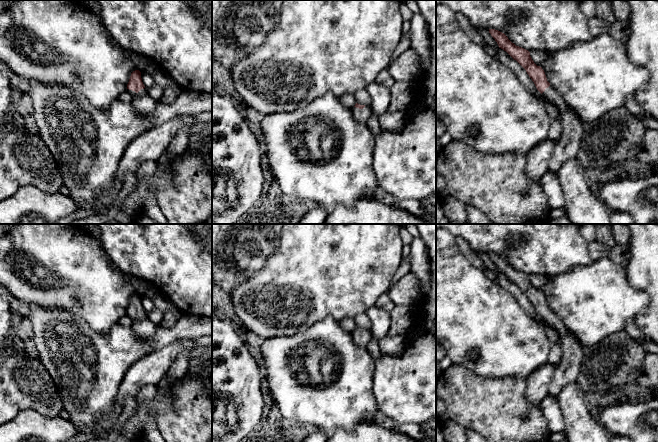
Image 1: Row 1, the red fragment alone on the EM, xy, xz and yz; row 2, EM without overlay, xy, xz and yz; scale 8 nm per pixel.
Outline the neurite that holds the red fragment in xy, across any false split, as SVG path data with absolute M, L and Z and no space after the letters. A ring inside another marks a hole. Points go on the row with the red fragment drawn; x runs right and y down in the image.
M135 70L131 73L127 84L127 91L131 94L132 98L137 95L147 94L147 89L142 82L141 72L139 70Z

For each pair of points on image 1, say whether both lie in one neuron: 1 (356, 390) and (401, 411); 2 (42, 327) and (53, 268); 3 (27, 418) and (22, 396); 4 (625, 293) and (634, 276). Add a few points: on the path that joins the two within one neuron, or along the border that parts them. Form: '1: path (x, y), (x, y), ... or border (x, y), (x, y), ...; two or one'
1: border (372, 376), (372, 392), (379, 409); two
2: border (27, 303), (46, 308), (64, 308), (68, 311); two
3: border (47, 417), (32, 409), (25, 409), (10, 421); two
4: border (625, 268), (627, 281), (647, 294); two

